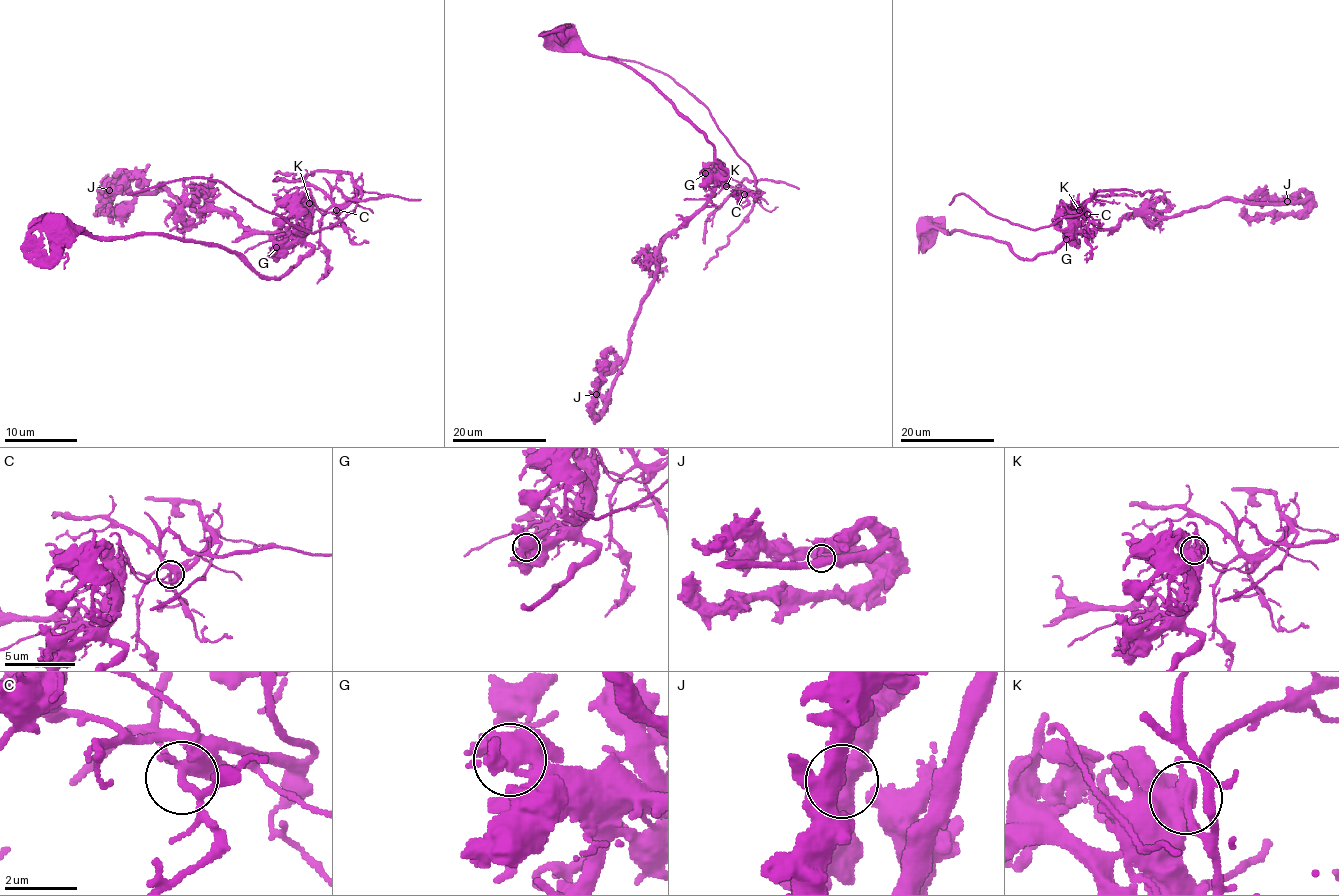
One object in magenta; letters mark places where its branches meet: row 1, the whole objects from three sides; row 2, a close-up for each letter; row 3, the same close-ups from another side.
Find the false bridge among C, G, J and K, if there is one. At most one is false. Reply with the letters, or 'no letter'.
K

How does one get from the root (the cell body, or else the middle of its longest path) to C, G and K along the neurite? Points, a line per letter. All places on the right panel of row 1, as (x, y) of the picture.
C: (923, 226), (991, 237), (1018, 257), (1033, 259), (1071, 237), (1079, 211), (1087, 214)
G: (923, 226), (991, 237), (1027, 259), (1053, 252), (1071, 237), (1066, 239)
K: (923, 226), (991, 237), (1018, 257), (1033, 259), (1071, 237), (1079, 210)

